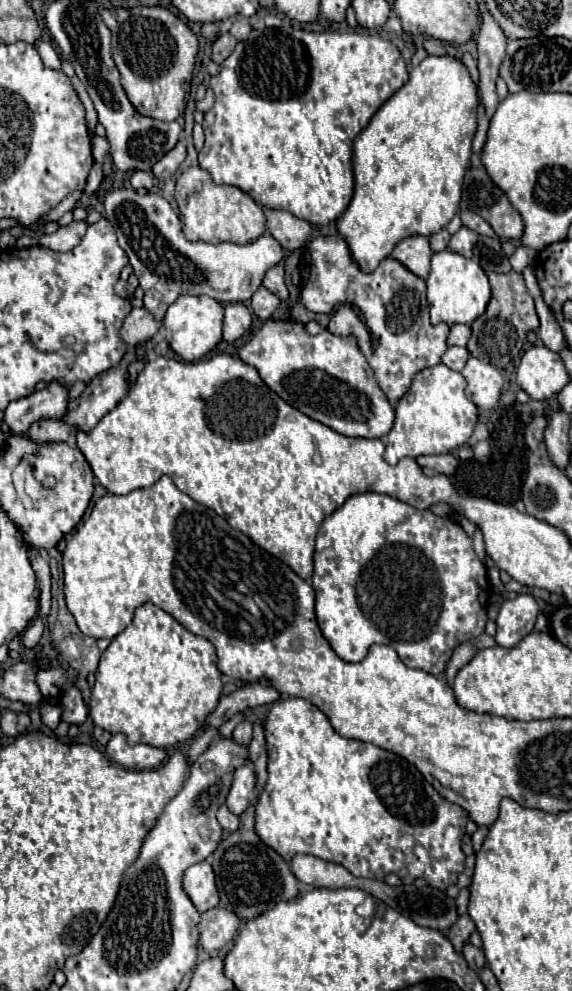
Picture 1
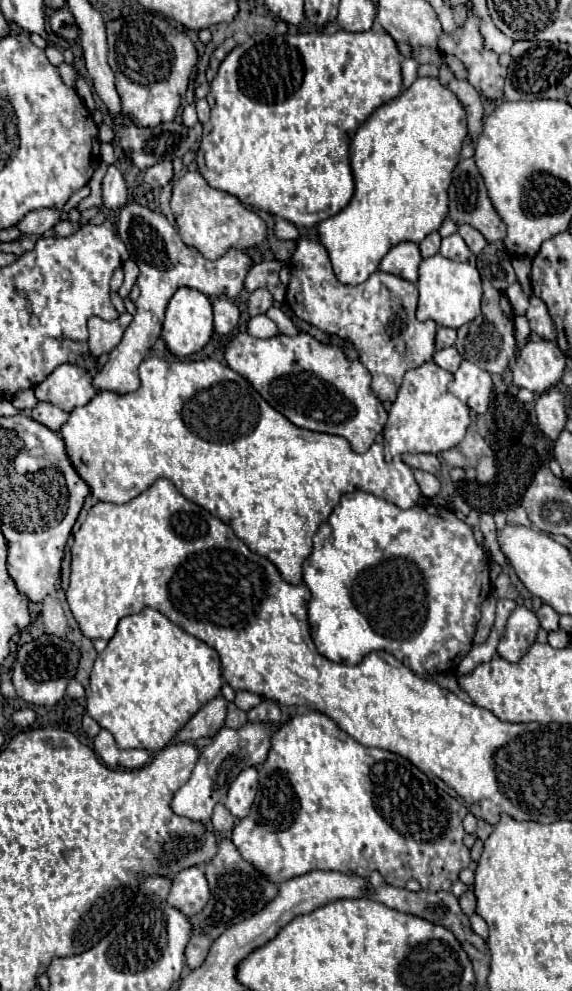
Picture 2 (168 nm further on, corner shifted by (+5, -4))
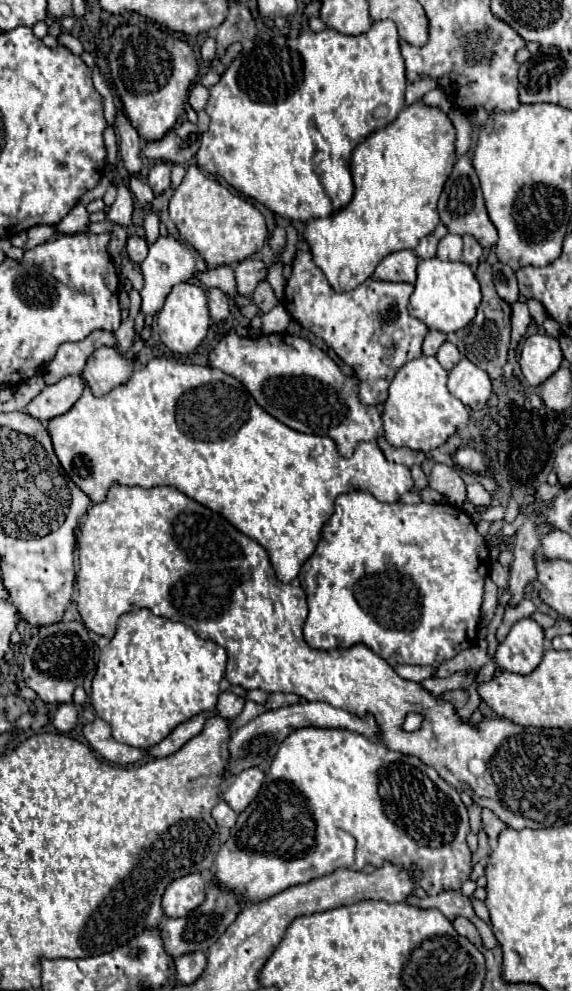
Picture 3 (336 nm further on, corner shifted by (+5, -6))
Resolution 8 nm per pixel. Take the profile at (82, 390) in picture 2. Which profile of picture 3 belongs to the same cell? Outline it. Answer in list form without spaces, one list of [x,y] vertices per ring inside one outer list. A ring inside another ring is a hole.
[[[101,347],[87,359],[81,377],[91,387],[95,397],[103,397],[113,387],[125,383],[133,373],[133,367],[135,363],[119,357],[113,347]]]

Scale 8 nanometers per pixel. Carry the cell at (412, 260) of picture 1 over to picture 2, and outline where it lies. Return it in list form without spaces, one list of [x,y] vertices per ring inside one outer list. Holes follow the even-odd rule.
[[[399,243],[395,245],[381,261],[381,271],[397,275],[401,279],[407,279],[411,283],[417,283],[417,269],[421,263],[421,251],[417,243]]]

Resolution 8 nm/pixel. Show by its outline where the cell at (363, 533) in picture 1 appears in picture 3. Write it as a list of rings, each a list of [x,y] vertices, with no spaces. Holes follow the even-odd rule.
[[[367,491],[343,493],[335,499],[335,513],[325,523],[315,553],[303,563],[301,573],[299,573],[299,581],[307,593],[307,603],[309,603],[309,615],[307,615],[307,621],[303,627],[305,641],[309,643],[309,647],[321,649],[321,651],[349,649],[349,647],[361,643],[361,645],[367,645],[371,651],[375,651],[379,657],[383,657],[391,667],[397,667],[397,665],[439,667],[441,663],[445,663],[457,655],[457,647],[459,649],[471,647],[475,643],[479,619],[481,619],[483,585],[485,585],[487,575],[489,575],[489,547],[487,547],[485,539],[477,533],[471,517],[467,513],[463,513],[461,509],[451,507],[449,503],[417,503],[417,505],[405,505],[401,501],[381,503]]]

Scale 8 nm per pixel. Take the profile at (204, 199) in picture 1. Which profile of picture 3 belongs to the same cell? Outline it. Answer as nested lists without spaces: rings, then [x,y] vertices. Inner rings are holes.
[[[189,165],[183,183],[173,191],[169,215],[179,229],[179,235],[199,251],[209,267],[241,263],[257,253],[267,239],[265,219],[259,209],[255,209],[247,199],[231,193],[225,185],[203,173],[197,165]]]

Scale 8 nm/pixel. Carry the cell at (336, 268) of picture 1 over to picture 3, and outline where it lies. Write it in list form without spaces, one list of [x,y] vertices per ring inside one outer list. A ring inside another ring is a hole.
[[[297,251],[293,273],[285,285],[283,305],[305,329],[321,337],[359,377],[359,397],[365,405],[387,401],[387,389],[395,373],[411,359],[421,357],[427,325],[407,313],[413,285],[367,279],[349,293],[337,293],[327,283],[323,271],[313,263],[309,251]]]

